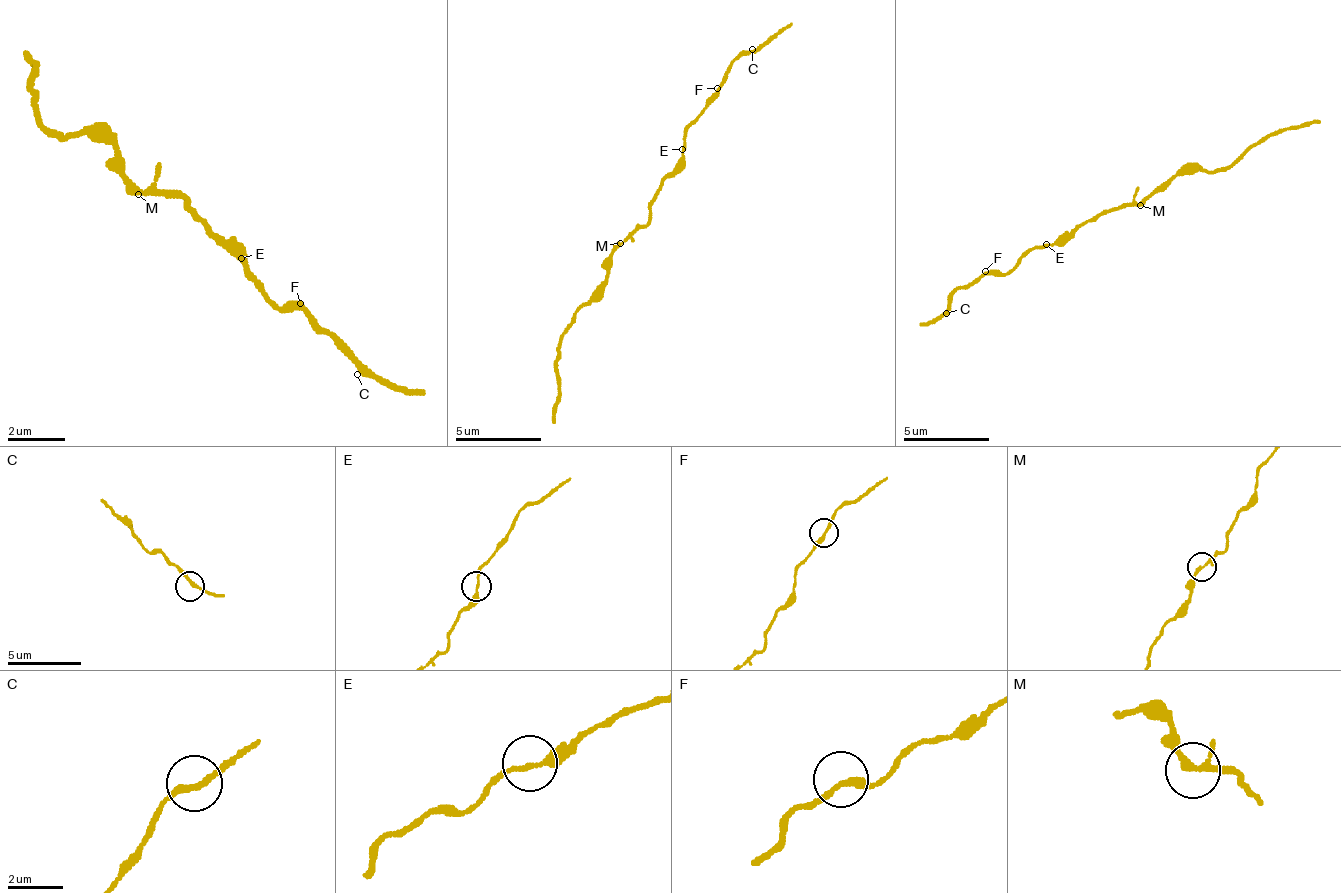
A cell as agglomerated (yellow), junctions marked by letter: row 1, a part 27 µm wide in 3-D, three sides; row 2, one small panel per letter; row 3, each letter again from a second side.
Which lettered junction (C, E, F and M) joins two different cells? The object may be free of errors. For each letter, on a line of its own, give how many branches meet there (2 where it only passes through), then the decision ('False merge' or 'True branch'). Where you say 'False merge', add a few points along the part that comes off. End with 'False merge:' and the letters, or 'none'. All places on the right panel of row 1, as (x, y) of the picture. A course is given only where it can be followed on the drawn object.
C: Branches: 2. True branch
E: Branches: 2. True branch
F: Branches: 2. True branch
M: Branches: 3. True branch
False merge: none

